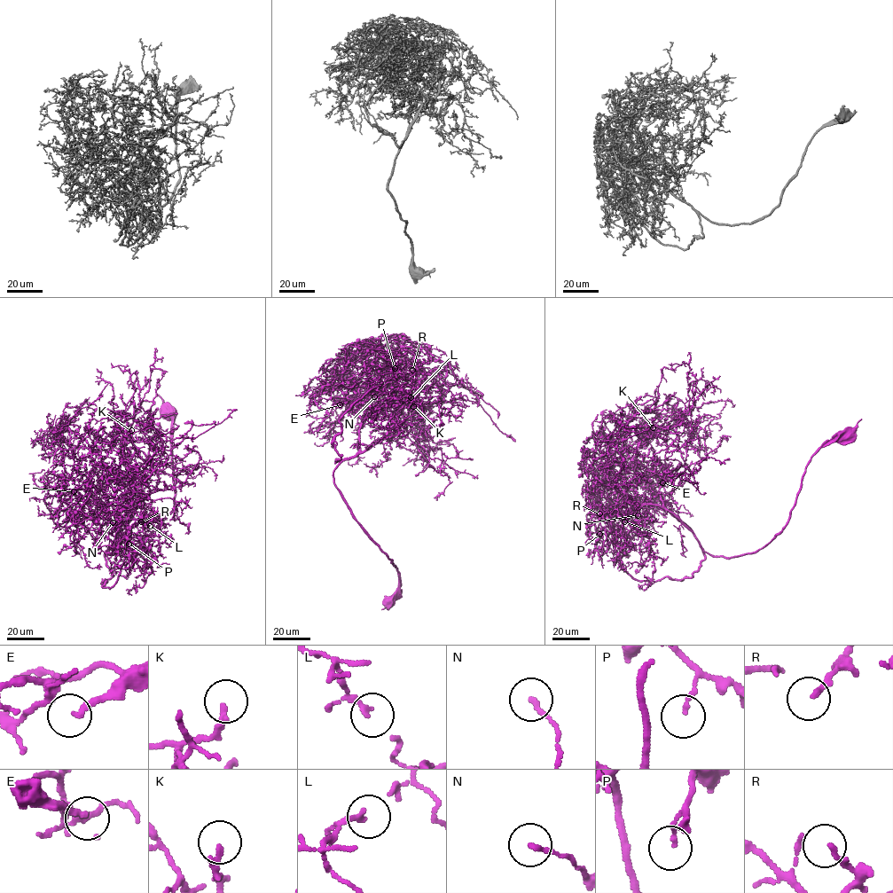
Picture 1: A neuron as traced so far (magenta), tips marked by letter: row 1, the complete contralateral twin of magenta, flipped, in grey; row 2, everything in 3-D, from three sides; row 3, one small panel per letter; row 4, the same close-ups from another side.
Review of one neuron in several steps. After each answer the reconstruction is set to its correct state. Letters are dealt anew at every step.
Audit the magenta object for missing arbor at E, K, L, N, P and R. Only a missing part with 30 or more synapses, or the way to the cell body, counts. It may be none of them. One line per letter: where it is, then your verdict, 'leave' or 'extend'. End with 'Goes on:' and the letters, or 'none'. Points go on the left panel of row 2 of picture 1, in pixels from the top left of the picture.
E: at (74, 491); leave
K: at (131, 430); extend
L: at (150, 526); leave
N: at (113, 522); leave
P: at (129, 544); leave
R: at (141, 521); extend
Goes on: K, R

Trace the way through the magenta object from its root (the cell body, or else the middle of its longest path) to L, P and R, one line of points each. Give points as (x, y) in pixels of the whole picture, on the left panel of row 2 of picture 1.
L: (165, 411), (172, 427), (172, 511), (138, 543), (105, 555), (137, 506), (144, 516), (143, 527), (150, 526)
P: (165, 411), (172, 427), (172, 511), (138, 543), (105, 555), (137, 506), (146, 520), (131, 525), (129, 544)
R: (165, 411), (172, 427), (176, 490), (172, 511), (138, 543), (105, 555), (137, 506), (146, 520), (141, 521)

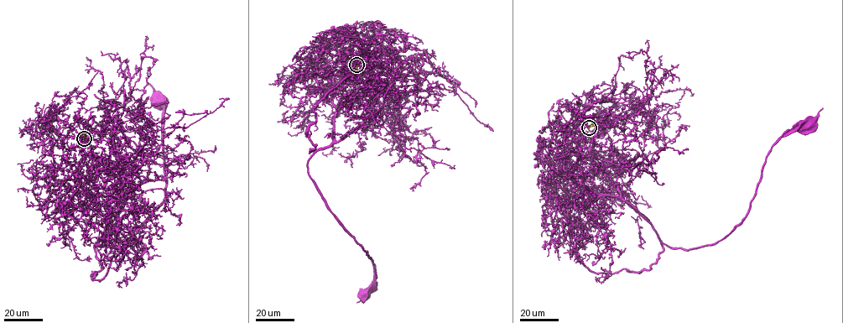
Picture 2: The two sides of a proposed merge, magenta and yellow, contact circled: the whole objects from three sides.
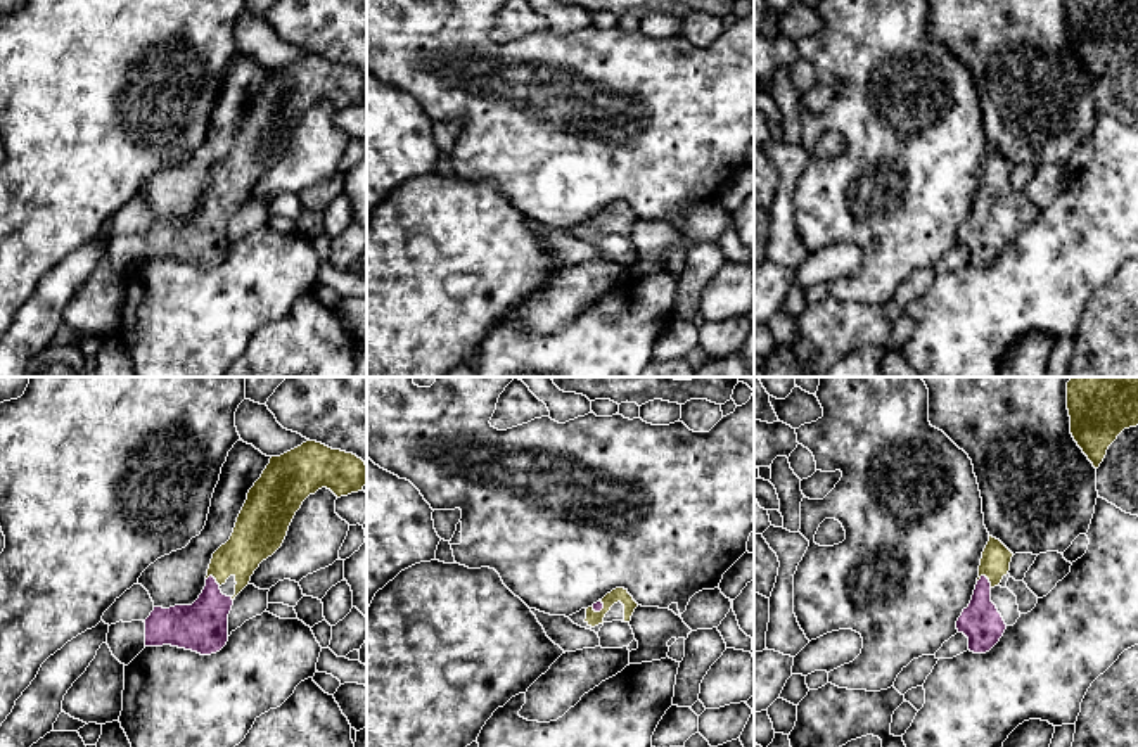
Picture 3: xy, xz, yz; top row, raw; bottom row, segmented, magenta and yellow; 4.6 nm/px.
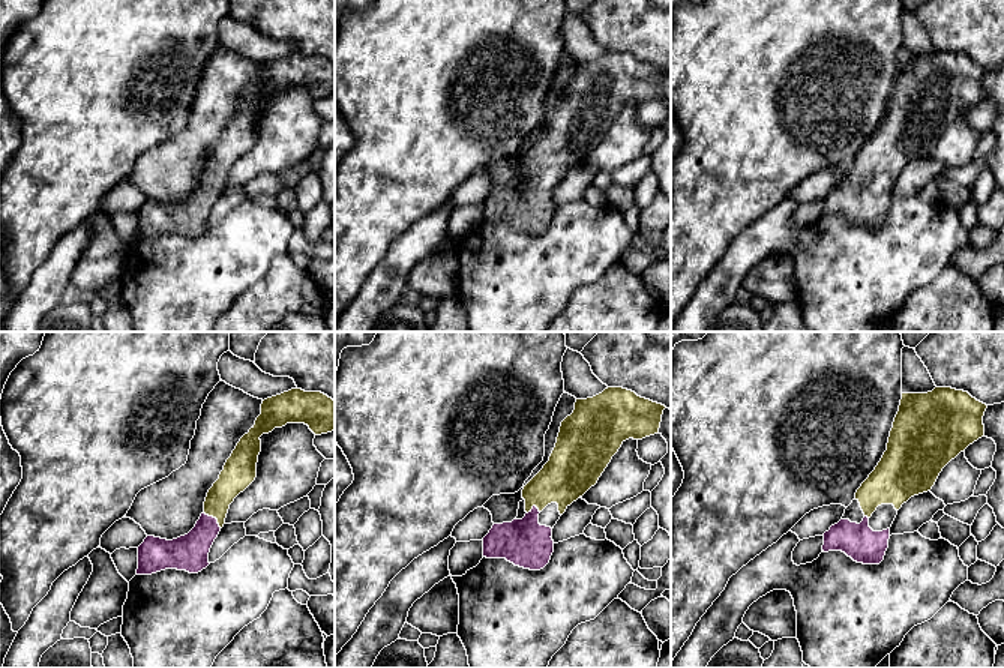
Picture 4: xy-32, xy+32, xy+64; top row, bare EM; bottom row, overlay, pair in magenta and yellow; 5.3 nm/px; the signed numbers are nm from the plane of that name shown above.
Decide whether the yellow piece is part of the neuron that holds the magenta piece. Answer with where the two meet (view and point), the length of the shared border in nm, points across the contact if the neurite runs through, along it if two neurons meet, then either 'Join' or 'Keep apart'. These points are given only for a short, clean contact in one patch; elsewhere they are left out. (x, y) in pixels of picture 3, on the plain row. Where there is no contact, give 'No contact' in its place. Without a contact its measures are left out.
Touches magenta at yz (988, 192). Shared border 80 nm. Path across: yz (981, 236), (981, 206), (988, 192), (995, 177). Join

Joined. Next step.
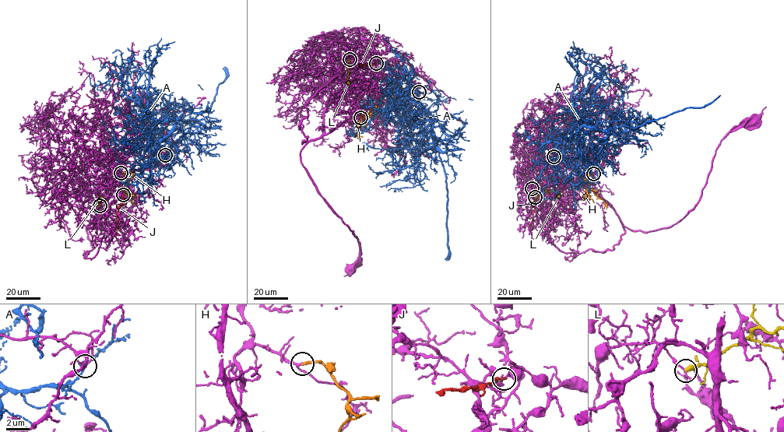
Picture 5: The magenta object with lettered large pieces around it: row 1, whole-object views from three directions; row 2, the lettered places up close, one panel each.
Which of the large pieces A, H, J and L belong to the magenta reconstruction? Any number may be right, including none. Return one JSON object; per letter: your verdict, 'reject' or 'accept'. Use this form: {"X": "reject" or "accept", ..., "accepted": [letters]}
{"A": "reject", "H": "accept", "J": "reject", "L": "reject", "accepted": ["H"]}

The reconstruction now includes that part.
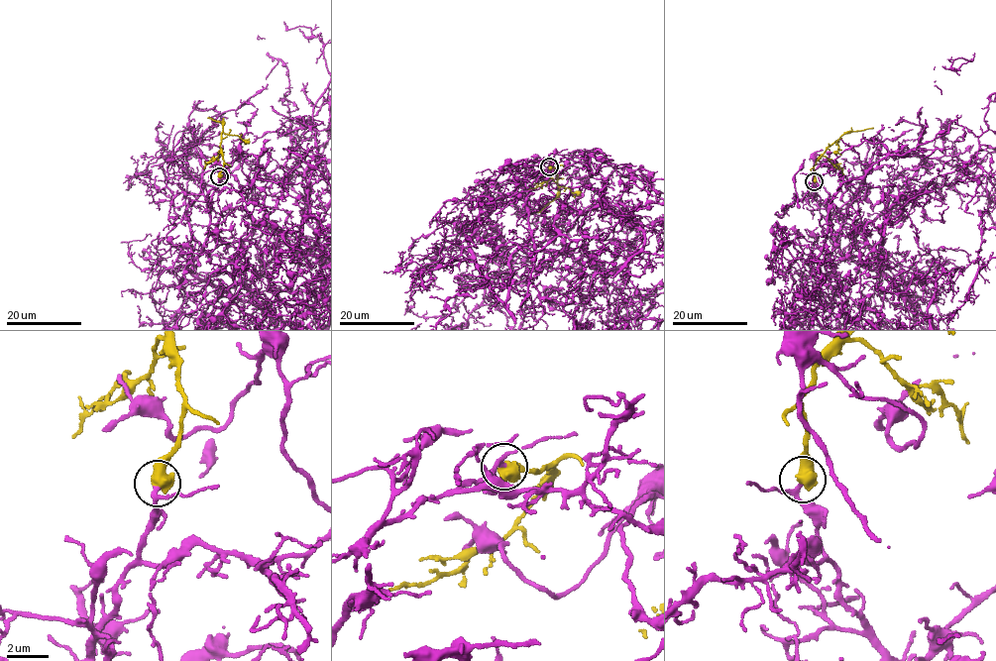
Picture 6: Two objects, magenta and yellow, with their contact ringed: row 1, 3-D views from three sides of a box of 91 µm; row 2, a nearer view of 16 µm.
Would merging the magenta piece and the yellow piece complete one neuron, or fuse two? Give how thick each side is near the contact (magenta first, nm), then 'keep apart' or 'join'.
170 nm thick on the magenta side, 700 nm on the other; join

